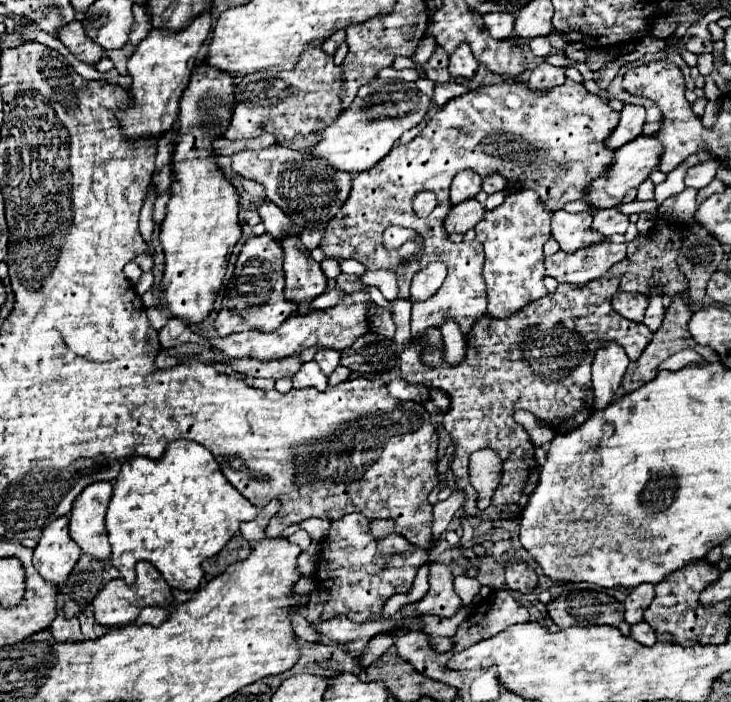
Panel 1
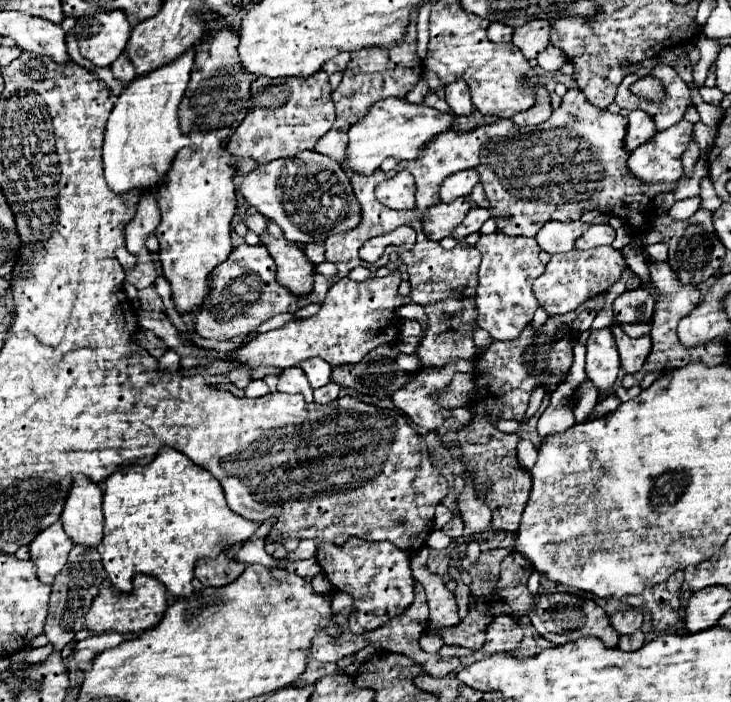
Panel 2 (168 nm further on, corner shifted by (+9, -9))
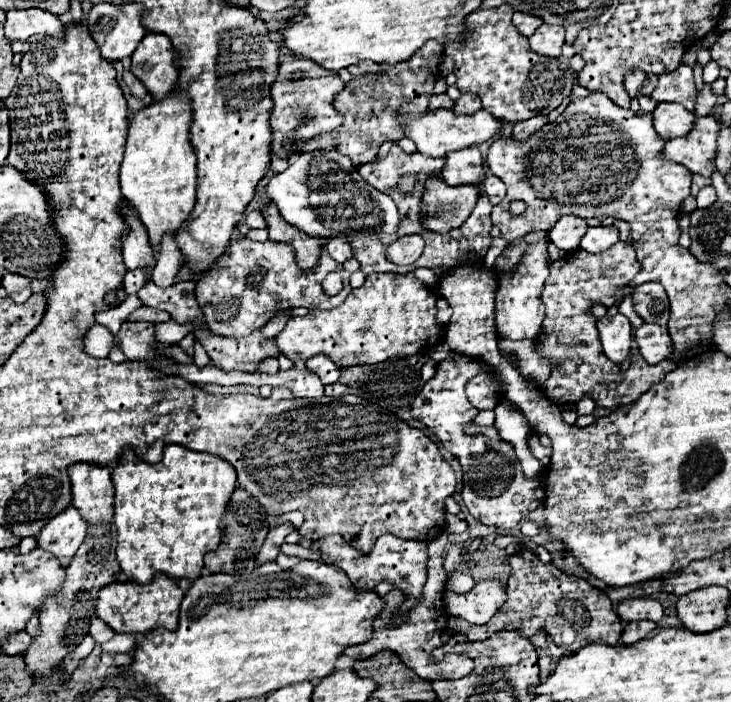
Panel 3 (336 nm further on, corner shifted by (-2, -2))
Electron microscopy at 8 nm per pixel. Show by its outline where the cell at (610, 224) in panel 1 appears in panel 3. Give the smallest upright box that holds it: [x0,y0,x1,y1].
[581,226,619,254]

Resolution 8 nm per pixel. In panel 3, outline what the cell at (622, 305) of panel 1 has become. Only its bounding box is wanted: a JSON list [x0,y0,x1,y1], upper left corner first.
[633,282,669,326]

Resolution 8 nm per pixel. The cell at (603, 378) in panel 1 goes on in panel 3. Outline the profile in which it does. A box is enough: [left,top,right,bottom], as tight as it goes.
[597,314,633,364]

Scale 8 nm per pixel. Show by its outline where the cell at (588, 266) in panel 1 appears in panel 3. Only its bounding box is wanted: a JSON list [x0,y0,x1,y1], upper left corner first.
[535,242,677,410]

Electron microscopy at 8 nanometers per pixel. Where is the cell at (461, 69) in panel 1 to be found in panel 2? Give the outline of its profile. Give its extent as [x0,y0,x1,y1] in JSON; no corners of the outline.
[446,81,472,115]

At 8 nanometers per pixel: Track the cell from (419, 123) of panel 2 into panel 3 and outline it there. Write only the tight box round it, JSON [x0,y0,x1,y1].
[405,110,503,158]

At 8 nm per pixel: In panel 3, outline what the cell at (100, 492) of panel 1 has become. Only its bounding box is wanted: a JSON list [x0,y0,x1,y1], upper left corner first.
[69,462,114,524]

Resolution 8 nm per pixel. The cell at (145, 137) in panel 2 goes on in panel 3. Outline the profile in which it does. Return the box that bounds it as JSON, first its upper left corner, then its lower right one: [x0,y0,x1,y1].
[121,90,195,246]

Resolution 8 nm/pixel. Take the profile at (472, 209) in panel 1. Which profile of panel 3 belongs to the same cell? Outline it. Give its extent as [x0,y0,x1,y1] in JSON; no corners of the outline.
[419,176,479,234]

